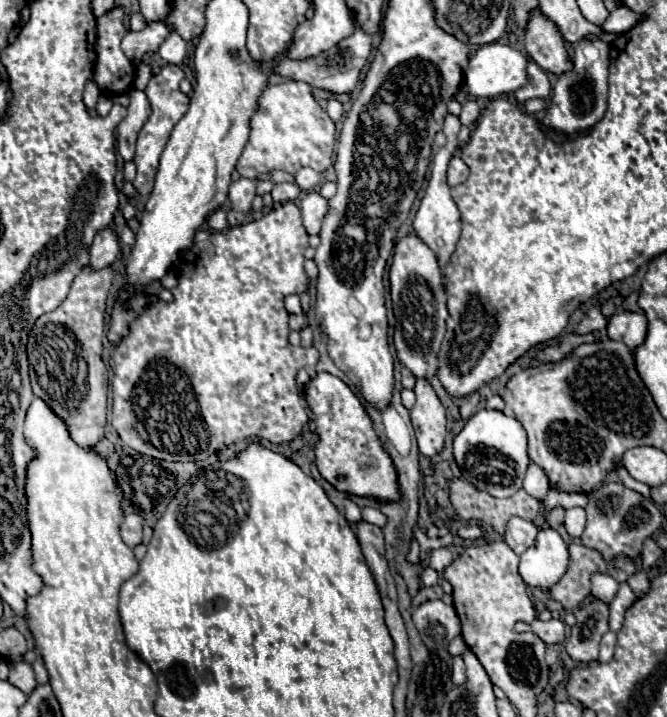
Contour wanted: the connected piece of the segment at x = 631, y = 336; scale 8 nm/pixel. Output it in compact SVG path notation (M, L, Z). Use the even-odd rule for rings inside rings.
M616 312L608 320L608 336L616 342L636 348L646 338L646 316L638 312Z

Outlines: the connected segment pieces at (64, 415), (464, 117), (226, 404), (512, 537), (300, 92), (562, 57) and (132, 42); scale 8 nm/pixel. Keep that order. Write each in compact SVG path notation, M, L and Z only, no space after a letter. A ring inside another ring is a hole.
M84 266L82 272L74 278L72 288L68 296L64 298L64 302L54 312L48 312L36 320L26 344L34 396L44 400L48 408L54 410L58 418L64 420L66 428L70 428L72 440L82 448L96 448L96 444L104 438L104 428L106 428L108 368L104 366L100 354L102 354L102 336L106 328L106 298L108 298L112 280L114 280L112 266L106 266L100 270Z
M468 100L468 102L464 102L462 104L462 112L460 112L460 122L464 124L464 126L468 126L468 128L472 128L474 126L474 122L478 120L478 114L480 114L480 108L478 108L478 104L474 102L474 100Z
M294 202L280 204L278 208L270 210L258 220L252 220L244 226L232 226L226 232L214 232L214 230L198 230L194 236L194 242L188 250L180 256L180 274L178 274L178 286L172 288L172 302L154 302L150 304L128 328L128 334L122 338L122 342L116 346L112 358L114 358L114 404L112 404L112 426L120 434L120 438L134 448L136 452L144 456L152 456L158 460L168 462L190 462L190 460L206 460L210 454L218 452L222 446L232 446L236 442L242 442L246 438L264 438L274 444L290 442L294 440L302 428L308 424L308 412L302 404L302 398L298 396L296 388L296 374L300 368L316 366L318 364L318 350L316 348L304 348L304 346L292 346L288 342L288 312L284 308L284 298L288 294L302 294L308 288L308 276L304 272L304 248L308 248L308 234L302 226L300 208Z
M512 518L506 528L506 544L516 554L522 554L526 548L530 548L530 544L534 544L536 532L538 532L536 524L526 522L522 518Z
M306 82L270 84L258 100L258 112L250 120L250 138L236 164L240 176L254 178L268 170L284 170L296 174L300 166L324 172L332 164L336 126L326 110L314 100L312 86Z
M542 14L530 16L524 36L524 46L530 58L546 72L562 74L572 68L562 34Z
M150 22L142 32L128 32L122 40L122 50L130 60L142 60L144 54L156 52L168 34L166 22Z

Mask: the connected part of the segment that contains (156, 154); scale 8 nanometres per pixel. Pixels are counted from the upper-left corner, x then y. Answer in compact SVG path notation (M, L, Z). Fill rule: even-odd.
M164 66L160 70L160 74L152 76L148 88L146 88L146 96L150 100L150 106L152 106L152 114L150 118L146 120L146 124L142 126L140 134L138 134L138 144L136 144L136 156L134 156L134 164L138 166L138 174L136 174L136 180L134 180L134 186L140 194L148 194L154 186L154 176L158 172L158 160L160 160L160 154L170 138L170 132L174 128L174 122L180 120L186 110L188 110L188 102L190 98L186 94L180 92L178 84L180 80L184 78L184 72L178 68L178 66Z

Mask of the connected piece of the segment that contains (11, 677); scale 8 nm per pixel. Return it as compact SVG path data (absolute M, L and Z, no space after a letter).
M18 660L18 662L10 662L8 664L10 674L8 674L8 682L12 682L16 688L20 688L24 694L30 694L36 688L36 676L34 670L28 662Z

